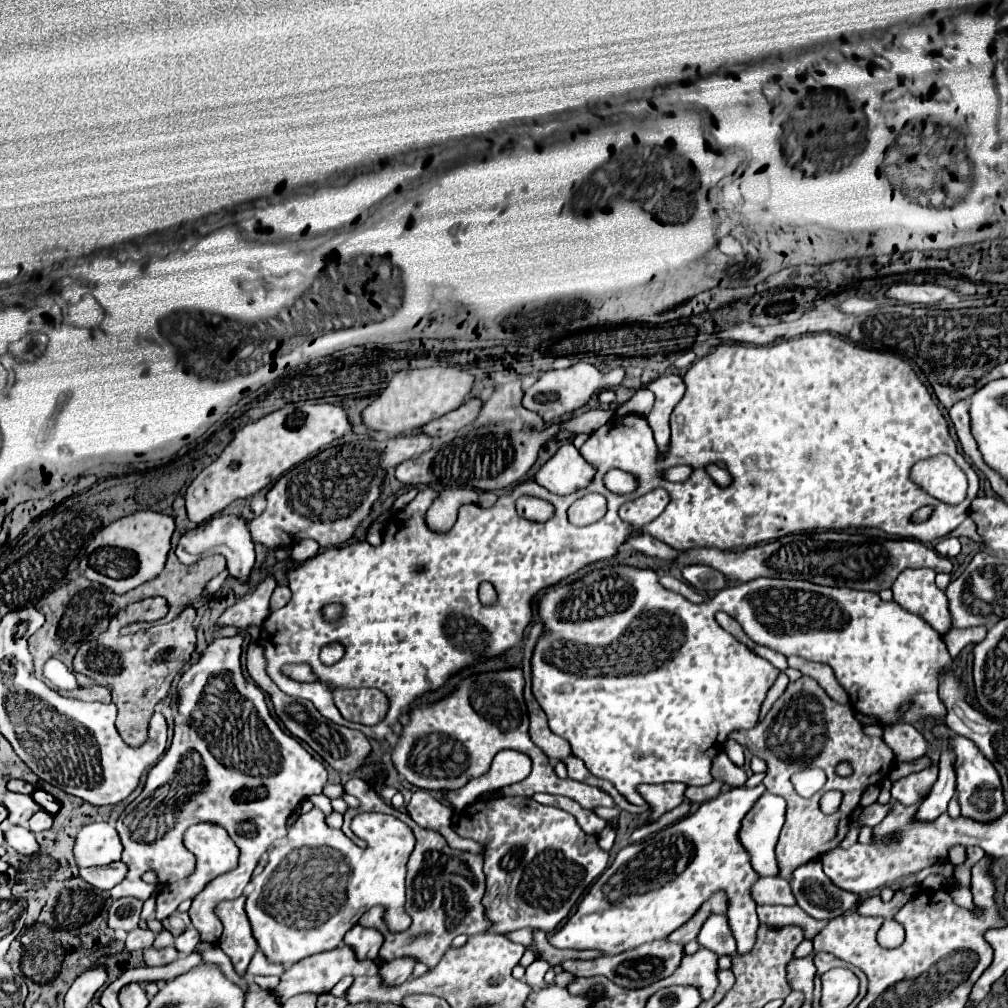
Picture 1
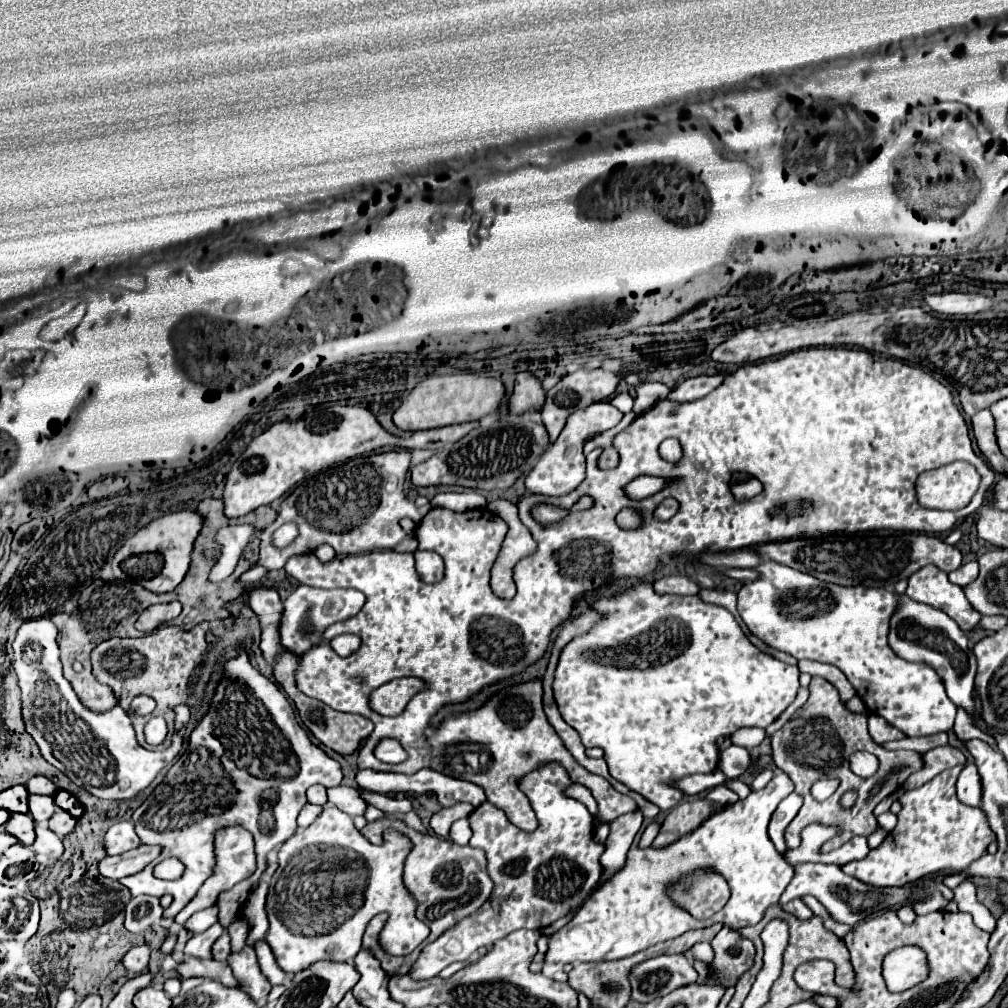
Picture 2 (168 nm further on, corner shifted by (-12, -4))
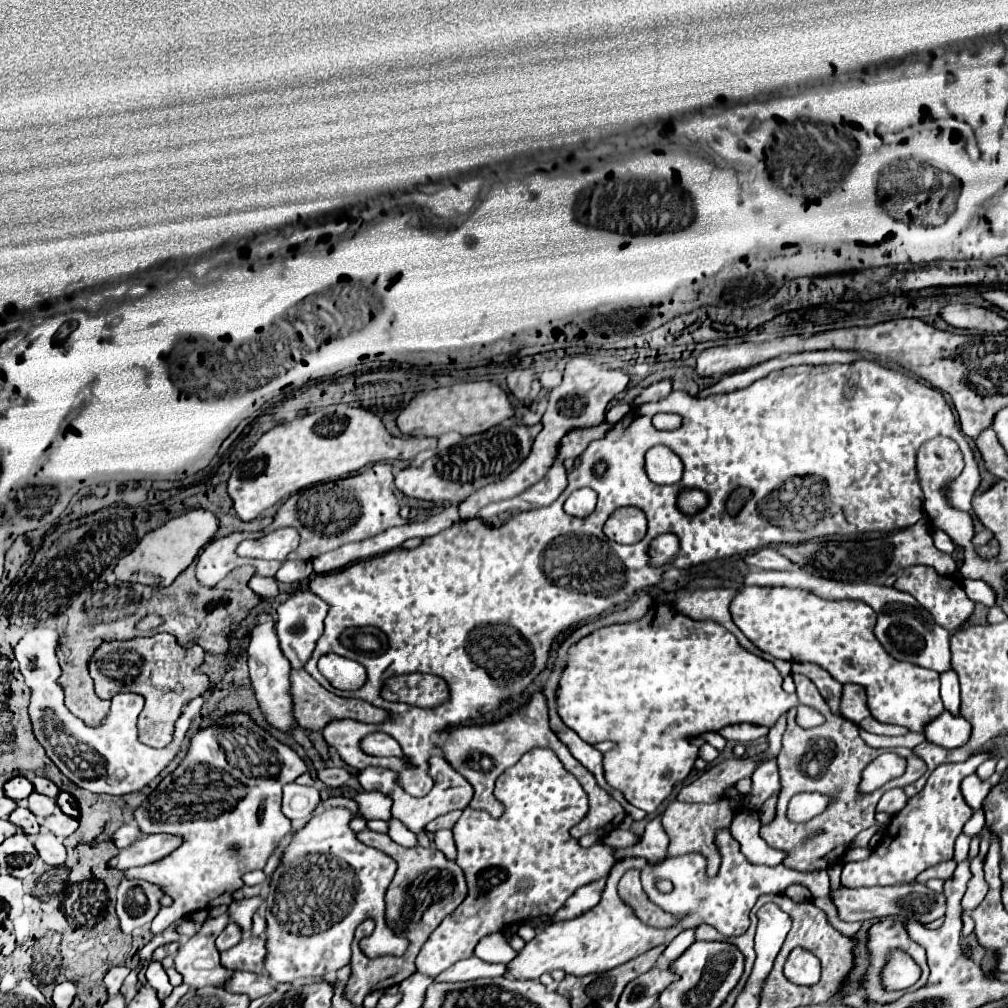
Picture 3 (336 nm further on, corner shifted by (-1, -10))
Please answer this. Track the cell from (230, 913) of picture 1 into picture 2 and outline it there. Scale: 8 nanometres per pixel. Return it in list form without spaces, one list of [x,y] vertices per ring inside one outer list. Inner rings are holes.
[[[260,882],[258,886],[252,888],[252,892],[244,904],[244,916],[252,924],[252,930],[248,936],[250,946],[254,946],[256,940],[262,940],[268,932],[268,918],[266,918],[266,908],[264,908],[266,892],[268,892],[268,884]]]

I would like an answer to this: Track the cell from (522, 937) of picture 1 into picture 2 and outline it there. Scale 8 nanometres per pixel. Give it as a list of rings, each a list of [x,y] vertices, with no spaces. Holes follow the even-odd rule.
[[[684,954],[656,956],[634,966],[630,974],[632,1000],[650,1002],[696,980],[698,972]]]

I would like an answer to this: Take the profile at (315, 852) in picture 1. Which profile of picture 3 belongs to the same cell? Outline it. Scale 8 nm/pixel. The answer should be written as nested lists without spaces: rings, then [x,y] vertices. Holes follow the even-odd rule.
[[[329,808],[321,814],[315,814],[305,828],[301,828],[291,844],[283,850],[281,864],[275,868],[269,880],[269,894],[265,898],[267,910],[267,956],[265,956],[265,970],[275,982],[293,982],[297,978],[321,976],[333,978],[333,974],[349,964],[349,944],[353,940],[355,928],[365,920],[375,920],[375,938],[377,938],[377,954],[375,956],[403,956],[409,942],[395,934],[385,922],[385,890],[391,884],[391,878],[397,870],[397,864],[387,854],[363,846],[355,840],[355,834],[349,830],[349,820],[353,814],[345,808]],[[333,840],[343,840],[343,848],[349,846],[351,850],[337,850],[333,858]]]

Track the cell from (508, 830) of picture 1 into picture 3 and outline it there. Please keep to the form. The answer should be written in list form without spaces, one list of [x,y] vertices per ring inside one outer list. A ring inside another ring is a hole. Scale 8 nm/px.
[[[529,750],[515,766],[511,766],[499,776],[495,784],[495,796],[505,806],[505,814],[499,820],[493,820],[487,812],[465,808],[461,818],[453,826],[457,844],[457,864],[461,864],[465,872],[469,896],[451,916],[447,916],[433,930],[433,934],[427,938],[421,952],[417,954],[417,972],[425,976],[435,978],[437,974],[453,966],[457,960],[471,958],[473,948],[483,936],[501,932],[505,926],[511,924],[525,924],[527,920],[533,920],[537,916],[555,914],[579,886],[607,876],[611,866],[615,864],[615,848],[607,848],[603,844],[583,848],[569,834],[569,830],[587,814],[587,794],[583,792],[575,776],[571,776],[563,768],[559,758],[551,750]]]

